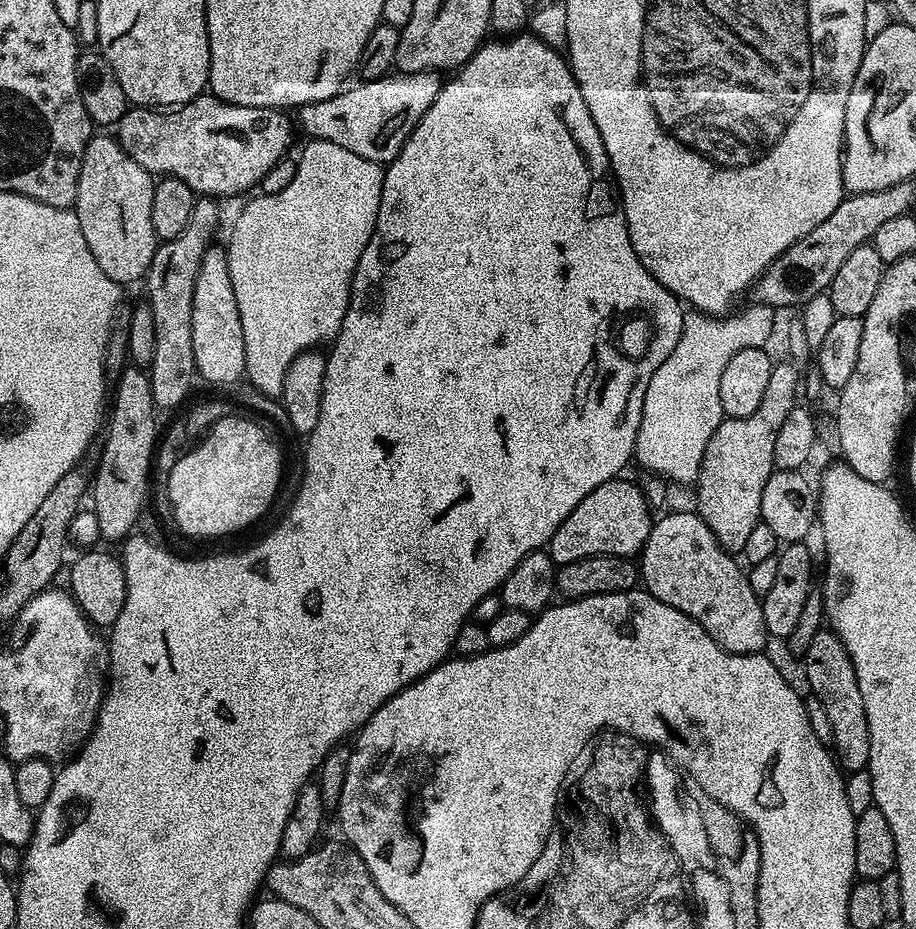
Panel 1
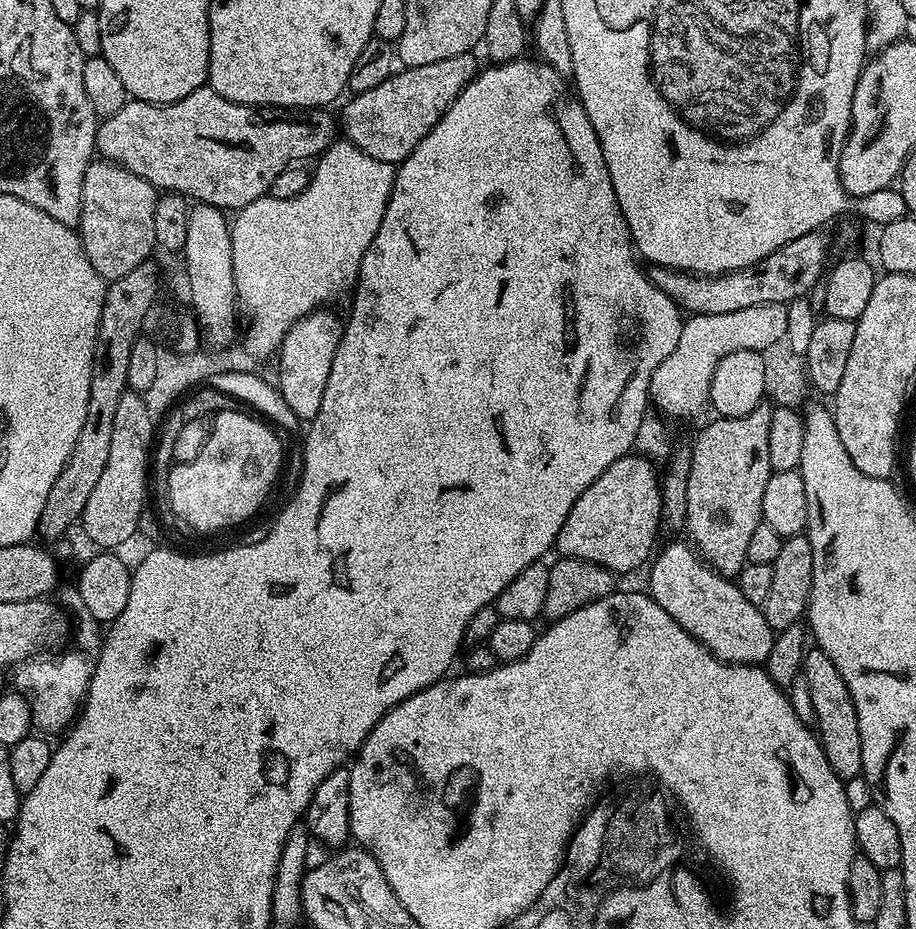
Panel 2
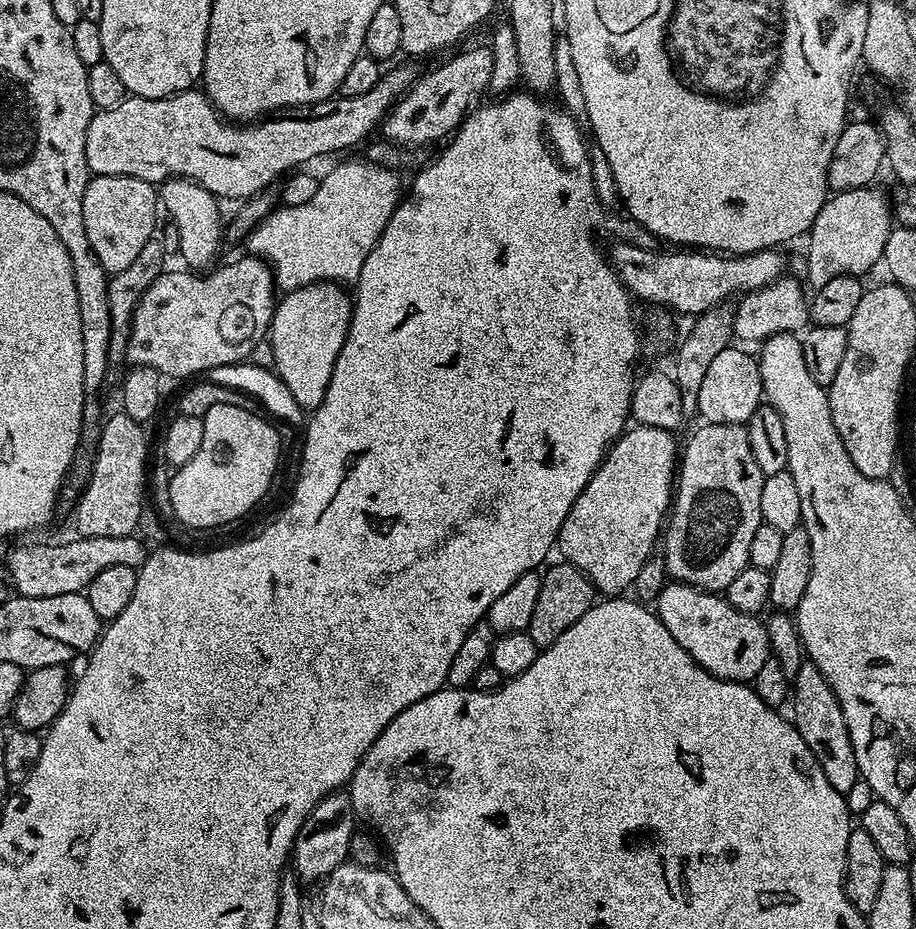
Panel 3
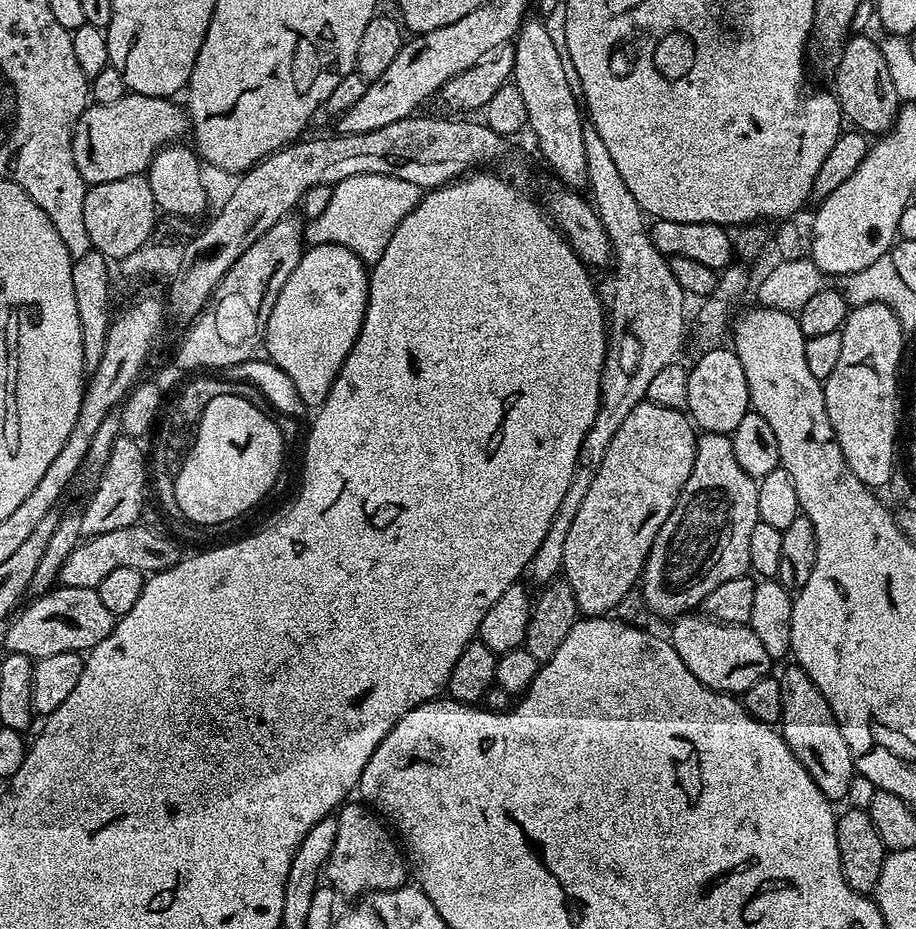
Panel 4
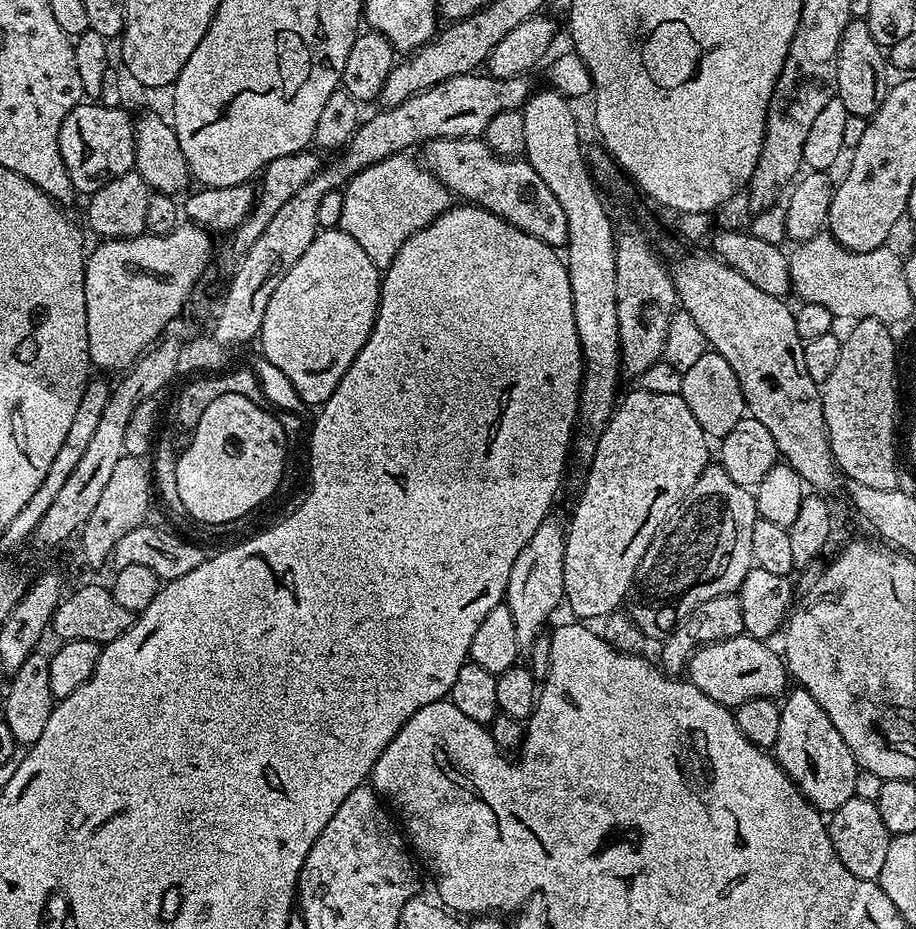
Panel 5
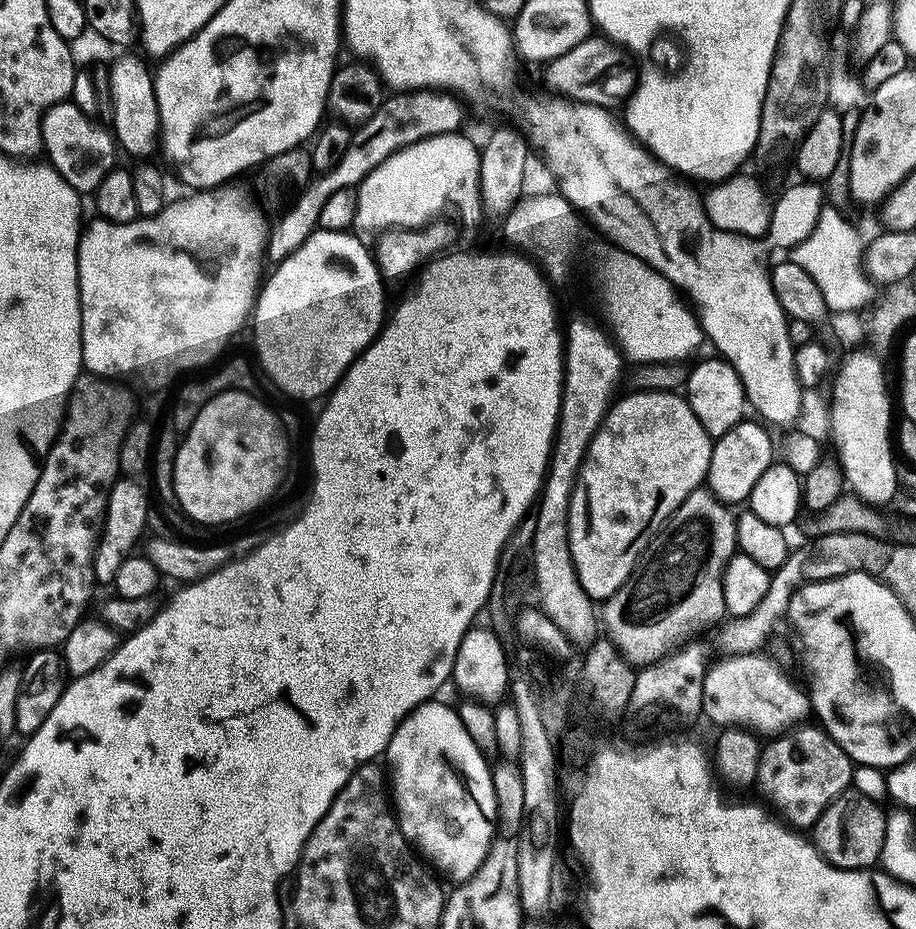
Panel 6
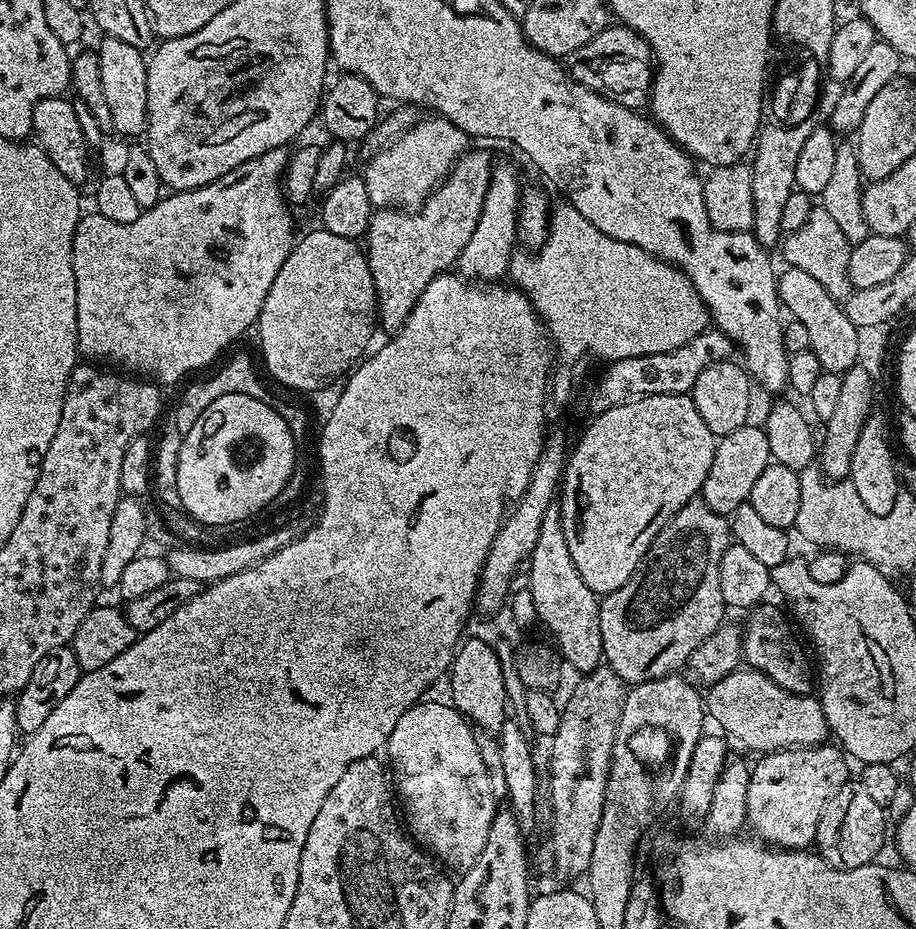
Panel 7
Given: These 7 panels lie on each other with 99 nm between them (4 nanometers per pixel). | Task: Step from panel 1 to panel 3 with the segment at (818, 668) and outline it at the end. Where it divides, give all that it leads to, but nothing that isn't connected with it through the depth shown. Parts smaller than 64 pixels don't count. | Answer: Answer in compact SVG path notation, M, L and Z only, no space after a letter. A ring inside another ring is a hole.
M805 662L798 670L791 706L798 734L806 738L806 746L810 746L814 758L818 758L818 766L822 766L822 774L826 774L826 779L830 786L834 786L834 790L848 793L850 786L854 786L854 782L860 779L860 767L854 758L854 746L846 730L846 718L842 718L842 706L834 690L830 690L830 682L826 682L818 666L811 662Z

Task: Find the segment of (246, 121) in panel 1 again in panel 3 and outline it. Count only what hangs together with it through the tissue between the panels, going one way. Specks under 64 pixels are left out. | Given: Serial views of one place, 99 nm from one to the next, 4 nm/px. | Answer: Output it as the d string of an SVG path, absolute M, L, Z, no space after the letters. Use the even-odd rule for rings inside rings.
M400 64L389 72L387 69L378 83L366 94L357 96L337 94L327 100L320 100L317 104L297 106L283 114L272 114L259 122L248 122L243 126L221 116L207 95L195 87L157 100L129 95L118 106L114 106L114 110L99 110L93 115L90 130L86 130L88 171L92 176L142 178L142 182L150 182L154 186L163 184L165 180L183 178L201 184L203 188L210 190L213 196L224 202L250 200L253 196L261 195L267 189L264 188L267 184L276 179L279 181L285 174L301 166L308 166L311 160L316 160L319 156L328 156L331 152L344 152L355 144L363 145L369 139L367 136L375 128L377 131L383 125L388 111L411 88L417 75L417 69L412 69L408 64Z

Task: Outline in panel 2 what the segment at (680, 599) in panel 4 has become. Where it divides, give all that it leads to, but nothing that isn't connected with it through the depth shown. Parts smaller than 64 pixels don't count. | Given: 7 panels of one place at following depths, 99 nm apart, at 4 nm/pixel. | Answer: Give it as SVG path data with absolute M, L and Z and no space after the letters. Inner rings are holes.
M761 402L754 410L750 410L750 414L712 418L697 434L696 441L690 444L693 460L690 462L689 486L686 488L686 536L688 534L687 539L700 553L704 563L729 578L735 577L748 563L746 546L762 522L762 494L766 490L766 482L773 474L770 466L772 410L771 403Z

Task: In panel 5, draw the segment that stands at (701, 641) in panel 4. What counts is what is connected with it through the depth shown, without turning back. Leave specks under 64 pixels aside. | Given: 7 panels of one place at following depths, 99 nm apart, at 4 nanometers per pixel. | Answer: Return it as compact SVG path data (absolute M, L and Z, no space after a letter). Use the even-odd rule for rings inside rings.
M747 634L703 645L696 649L689 660L687 675L691 683L696 684L702 694L706 694L706 698L725 706L737 706L750 699L779 697L785 691L786 665L777 653L775 656L767 648L768 646L765 641L755 640Z

